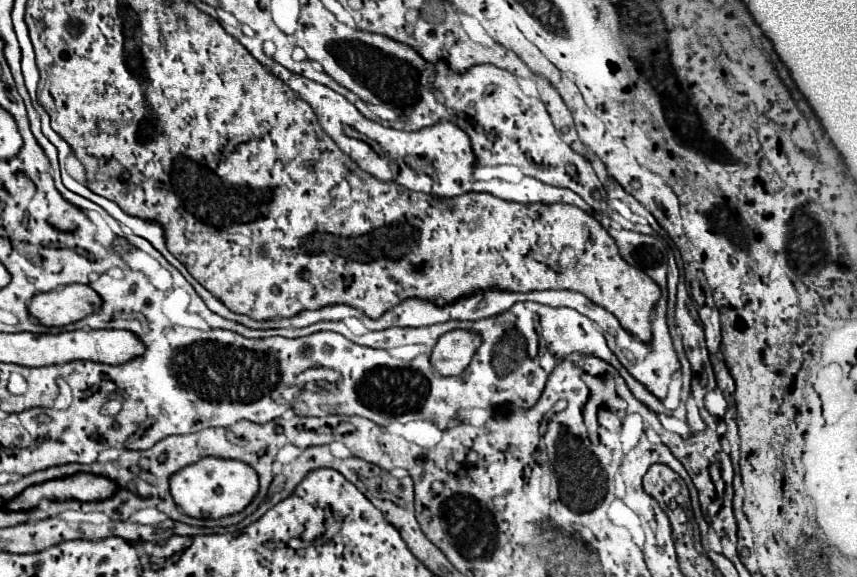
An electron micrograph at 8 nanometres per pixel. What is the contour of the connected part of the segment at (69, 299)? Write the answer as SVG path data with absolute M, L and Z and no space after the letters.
M69 284L37 294L29 302L29 314L43 326L67 326L101 308L101 298L87 284Z

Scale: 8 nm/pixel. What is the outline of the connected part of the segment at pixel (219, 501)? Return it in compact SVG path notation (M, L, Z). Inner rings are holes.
M201 458L195 464L189 464L175 472L169 478L171 484L171 496L175 504L193 518L223 518L229 514L241 512L257 494L259 490L259 478L257 472L245 462L239 460L223 460L223 458Z

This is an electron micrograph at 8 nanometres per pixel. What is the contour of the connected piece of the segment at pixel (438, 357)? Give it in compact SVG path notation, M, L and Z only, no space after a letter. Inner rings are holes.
M453 330L443 334L431 352L433 370L441 376L459 376L471 362L477 346L479 336L473 332Z

